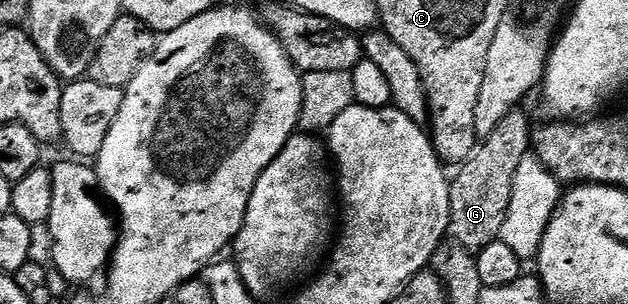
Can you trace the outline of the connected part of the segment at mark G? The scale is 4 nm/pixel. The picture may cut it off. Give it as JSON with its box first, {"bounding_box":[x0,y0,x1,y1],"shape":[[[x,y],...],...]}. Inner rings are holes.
{"bounding_box":[448,109,534,253],"shape":[[[524,109],[506,113],[502,121],[494,129],[494,133],[481,138],[472,156],[459,168],[460,171],[450,183],[450,221],[448,235],[451,242],[471,253],[486,249],[486,245],[497,242],[500,238],[502,221],[506,221],[506,209],[510,209],[510,193],[514,193],[514,173],[518,173],[518,165],[522,165],[522,157],[529,154],[532,145],[534,123],[528,120]]]}

